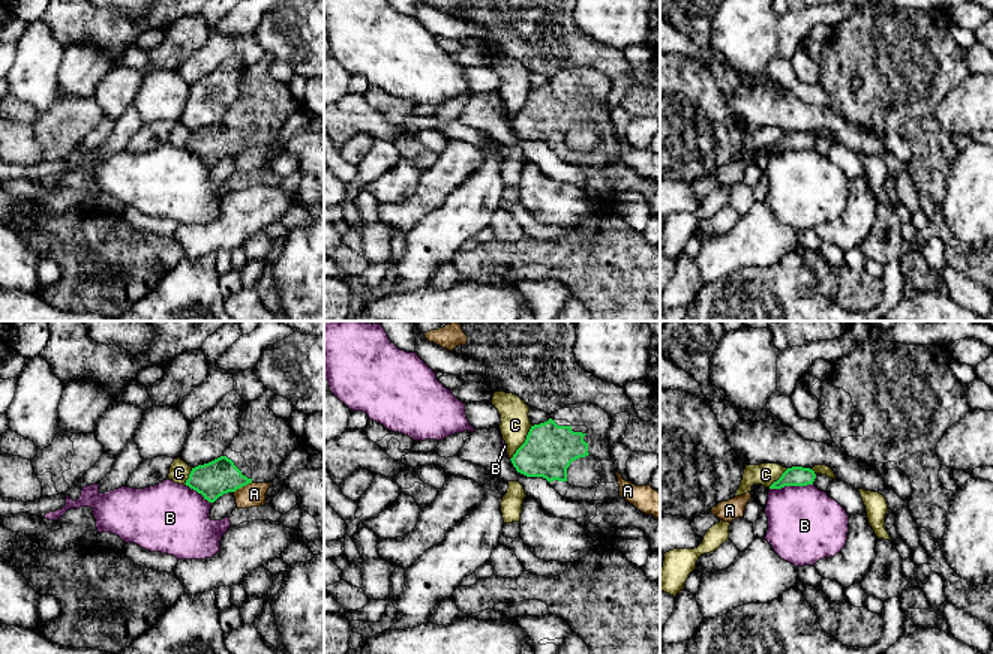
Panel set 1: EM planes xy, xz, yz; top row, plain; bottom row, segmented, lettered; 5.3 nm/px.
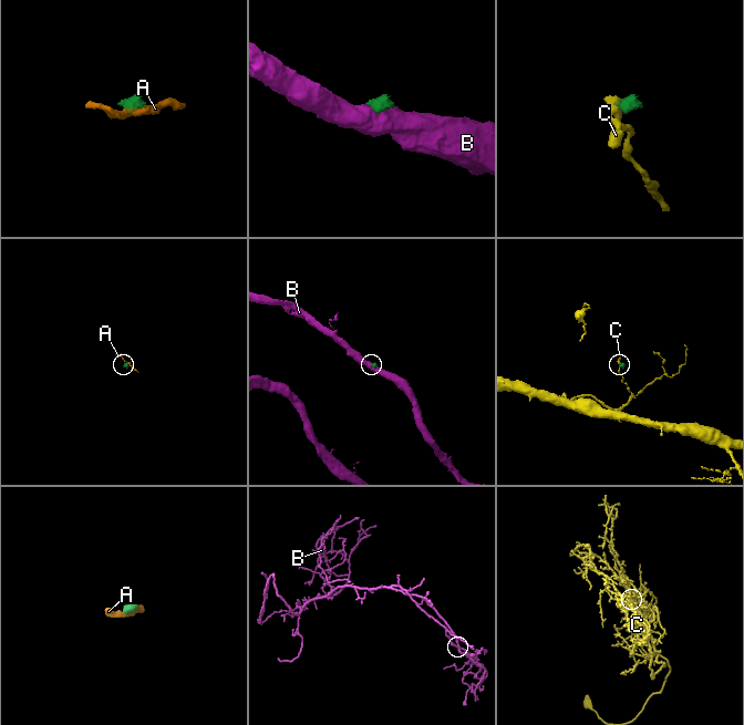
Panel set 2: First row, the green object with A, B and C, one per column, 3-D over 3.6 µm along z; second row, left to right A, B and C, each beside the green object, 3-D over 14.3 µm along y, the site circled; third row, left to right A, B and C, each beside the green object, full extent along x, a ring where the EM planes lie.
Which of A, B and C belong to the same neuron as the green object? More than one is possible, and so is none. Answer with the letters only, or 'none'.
none

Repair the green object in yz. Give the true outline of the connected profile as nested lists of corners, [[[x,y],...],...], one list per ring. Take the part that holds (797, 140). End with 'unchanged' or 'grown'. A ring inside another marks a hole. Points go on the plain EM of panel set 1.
[[[792,130],[788,132],[782,141],[774,146],[770,153],[782,153],[784,150],[807,150],[813,148],[816,138],[810,132]]]; unchanged

